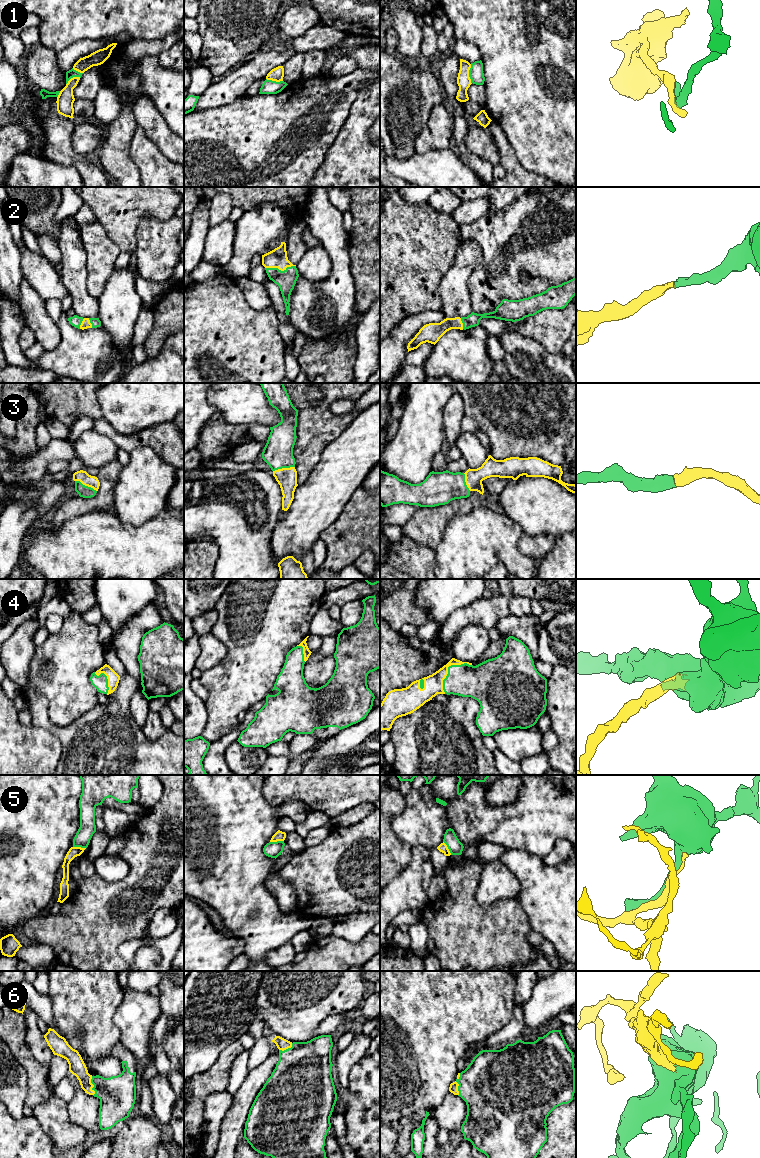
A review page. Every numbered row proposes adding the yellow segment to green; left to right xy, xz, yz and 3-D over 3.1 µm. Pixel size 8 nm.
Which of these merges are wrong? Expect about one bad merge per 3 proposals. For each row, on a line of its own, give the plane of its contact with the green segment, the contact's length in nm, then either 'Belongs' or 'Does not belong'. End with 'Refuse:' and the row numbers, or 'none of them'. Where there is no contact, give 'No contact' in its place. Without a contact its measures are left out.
1: Touches green in yz. Shared border 160 nm. Does not belong
2: Touches green in xz. Shared border 240 nm. Belongs
3: Touches green in xy. Shared border 200 nm. Belongs
4: Touches green in yz. Shared border 320 nm. Belongs
5: Touches green in xz. Shared border 110 nm. Does not belong
6: Touches green in xy. Shared border 160 nm. Belongs
Refuse: 1, 5

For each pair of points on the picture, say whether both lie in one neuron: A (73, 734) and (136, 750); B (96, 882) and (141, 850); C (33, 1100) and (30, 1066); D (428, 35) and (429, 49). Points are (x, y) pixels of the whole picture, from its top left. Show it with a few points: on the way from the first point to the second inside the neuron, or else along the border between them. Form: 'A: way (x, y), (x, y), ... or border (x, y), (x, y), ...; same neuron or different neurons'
A: way (89, 745), (100, 750), (120, 750); same neuron
B: way (112, 887), (123, 887), (141, 869), (141, 866); same neuron
C: way (34, 1092), (34, 1074); same neuron
D: way (429, 38), (429, 46); same neuron

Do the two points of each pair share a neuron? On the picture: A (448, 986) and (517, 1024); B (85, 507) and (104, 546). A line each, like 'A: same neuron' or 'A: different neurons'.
A: different neurons
B: different neurons

